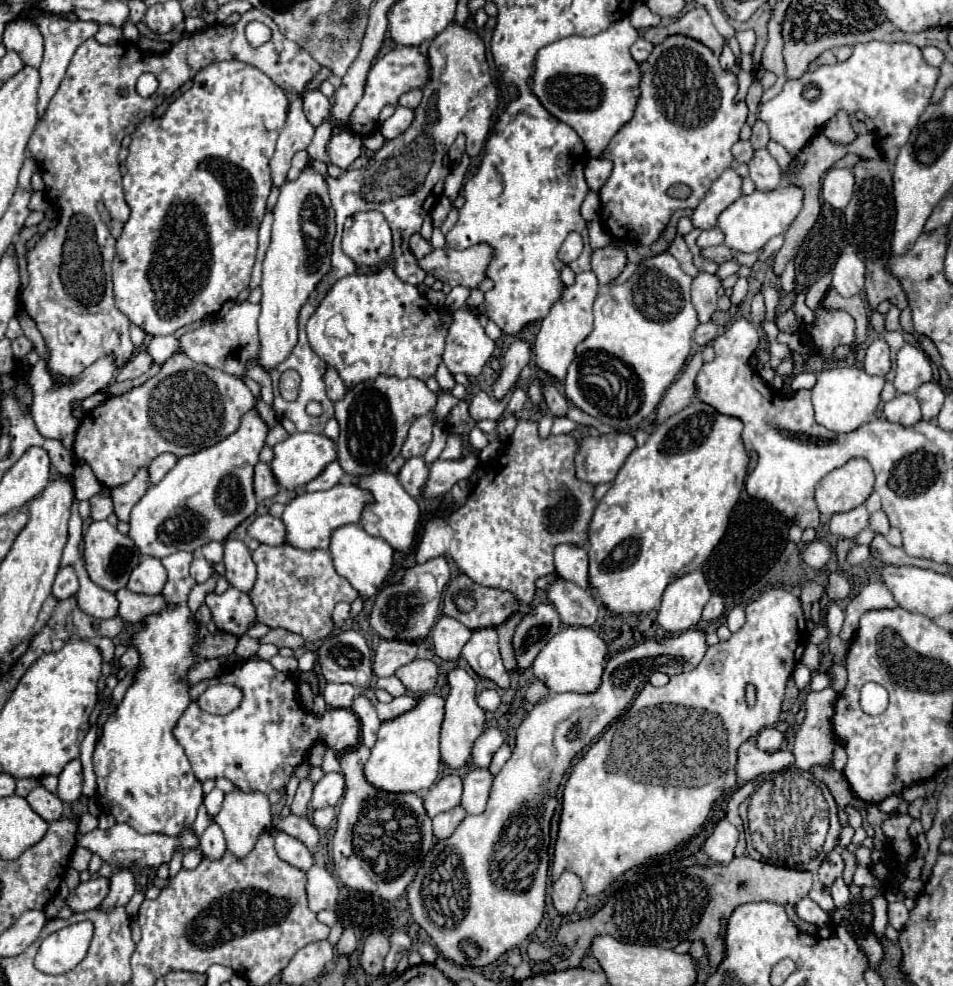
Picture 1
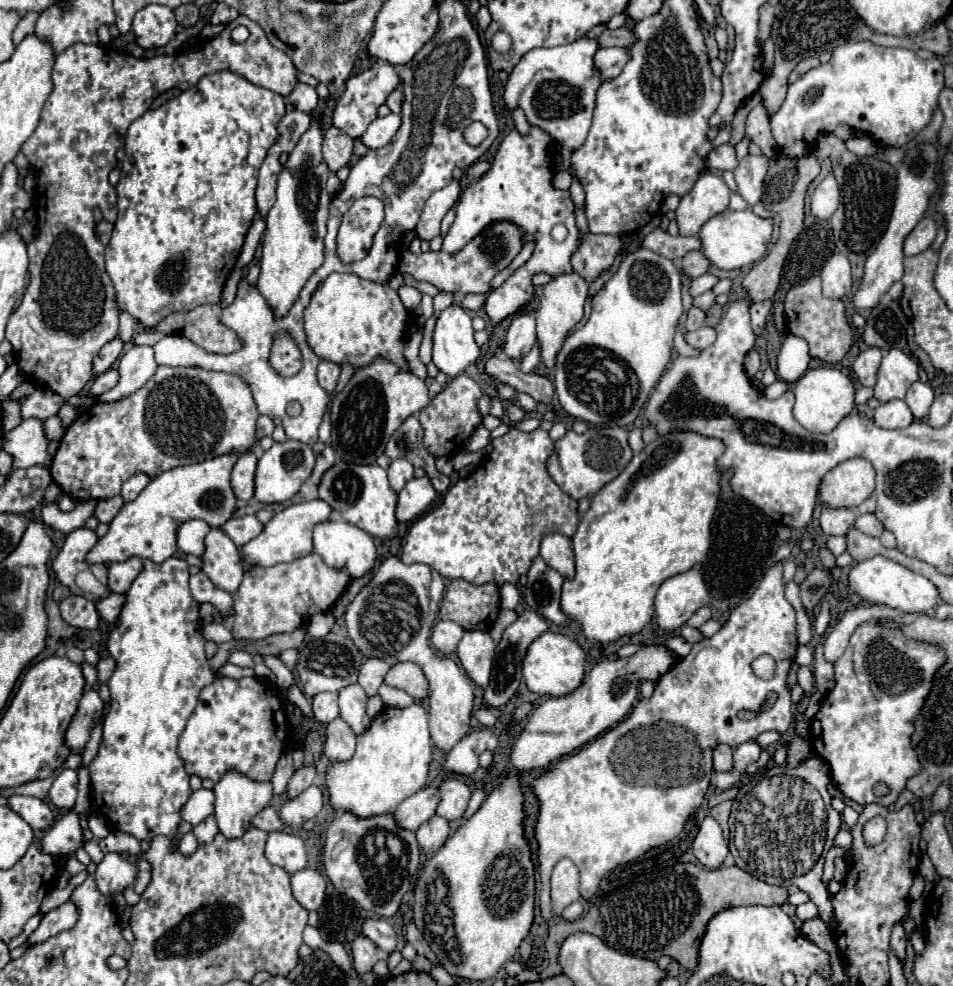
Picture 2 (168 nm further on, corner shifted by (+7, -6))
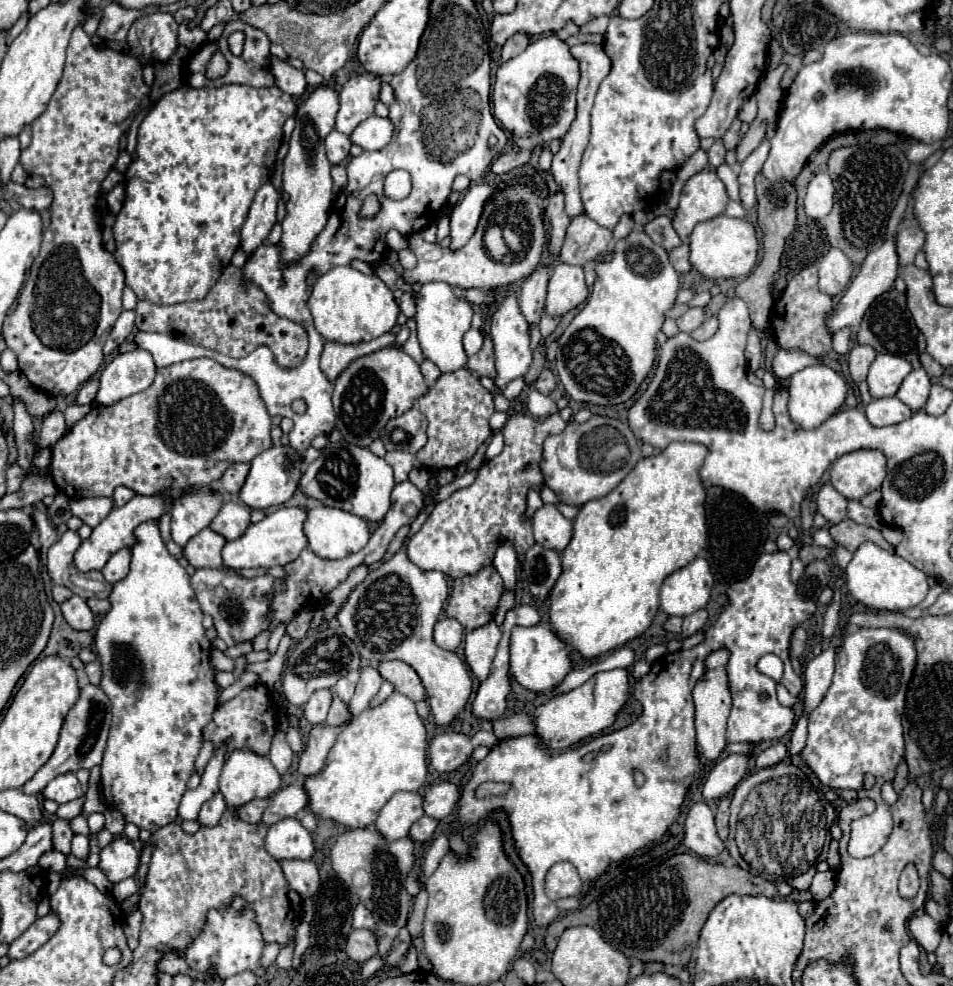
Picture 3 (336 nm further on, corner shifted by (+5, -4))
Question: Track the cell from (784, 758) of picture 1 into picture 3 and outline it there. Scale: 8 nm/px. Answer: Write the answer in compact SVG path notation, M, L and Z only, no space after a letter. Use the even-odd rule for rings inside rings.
M726 650L712 652L706 660L706 668L708 668L706 676L694 688L696 740L698 740L698 746L704 754L704 758L710 762L716 762L726 748L726 718L730 714L730 690L728 690L728 680L726 680L726 670L724 670L726 660L728 660Z

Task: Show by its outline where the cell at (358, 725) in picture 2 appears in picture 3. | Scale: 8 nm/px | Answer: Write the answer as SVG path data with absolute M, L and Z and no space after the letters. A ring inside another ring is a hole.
M354 670L354 672L348 672L344 678L338 680L338 684L336 684L336 692L334 692L334 694L336 694L344 704L350 704L352 696L354 696L354 688L356 688L358 678L360 678L360 674Z

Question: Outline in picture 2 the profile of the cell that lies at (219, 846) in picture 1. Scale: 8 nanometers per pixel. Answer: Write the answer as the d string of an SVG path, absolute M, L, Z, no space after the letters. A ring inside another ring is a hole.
M210 814L206 816L198 826L194 826L194 836L198 842L212 842L212 838L218 834L218 824L216 824L216 818Z

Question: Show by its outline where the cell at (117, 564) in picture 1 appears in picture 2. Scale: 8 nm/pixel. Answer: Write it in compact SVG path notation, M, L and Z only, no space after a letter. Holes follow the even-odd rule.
M78 528L74 532L70 532L64 540L64 546L60 550L60 554L52 560L52 572L56 574L58 582L64 584L71 594L81 595L90 600L99 600L98 596L90 594L90 592L82 592L76 586L76 574L90 570L106 588L107 585L107 572L106 564L86 564L84 558L88 554L88 550L92 550L92 546L98 542L98 536L94 534L94 530L88 528Z

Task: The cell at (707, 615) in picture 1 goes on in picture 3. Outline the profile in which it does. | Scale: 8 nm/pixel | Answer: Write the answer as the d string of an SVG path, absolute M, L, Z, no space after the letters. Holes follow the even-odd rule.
M696 610L694 614L686 616L684 624L682 624L682 636L692 636L694 632L702 630L706 620L708 620L708 612L706 610Z

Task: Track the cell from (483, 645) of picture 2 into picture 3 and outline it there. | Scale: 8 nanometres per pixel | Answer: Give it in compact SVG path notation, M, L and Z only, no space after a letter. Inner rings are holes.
M494 622L474 628L466 634L466 642L464 642L466 662L478 680L486 680L486 676L490 674L490 666L492 666L500 636L502 632Z

